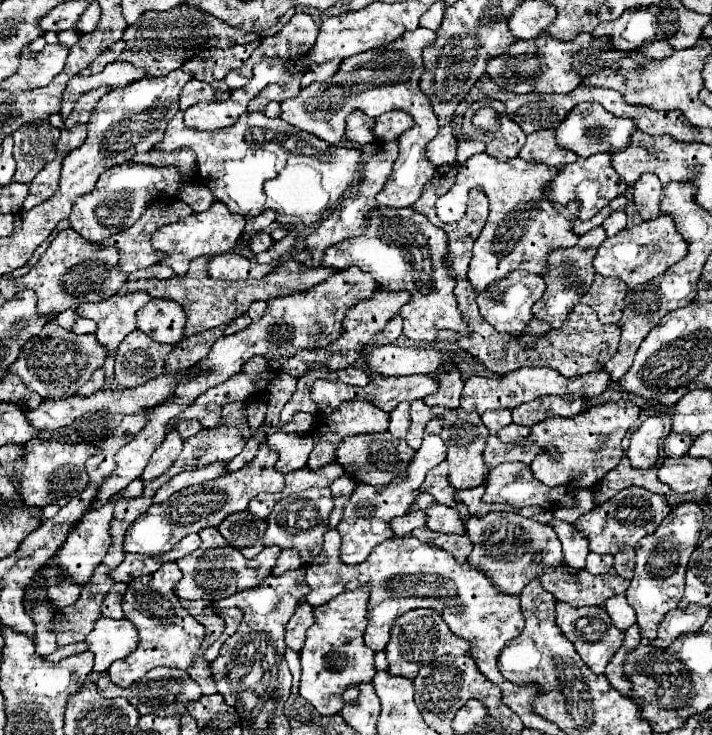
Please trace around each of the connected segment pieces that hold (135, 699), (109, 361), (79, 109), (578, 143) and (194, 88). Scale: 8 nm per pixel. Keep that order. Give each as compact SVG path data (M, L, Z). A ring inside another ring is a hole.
M156 667L150 673L146 673L140 683L134 683L126 689L128 693L128 701L140 709L142 715L154 713L158 717L180 717L186 713L186 705L194 699L198 699L202 695L200 685L196 681L190 679L190 675L186 671L180 669L170 669L170 667Z
M138 291L124 297L114 295L100 303L82 303L80 307L76 307L76 313L80 317L88 317L98 323L96 337L108 349L108 357L102 367L106 373L106 381L114 379L116 349L122 343L122 339L136 329L136 311L144 307L148 301L150 301L150 295L146 295L144 291Z
M102 87L102 89L94 89L94 91L84 93L84 95L76 101L76 107L74 107L74 111L70 113L70 117L64 119L64 129L74 129L76 125L88 123L88 117L90 117L90 113L92 113L92 109L96 107L98 99L100 99L106 91L110 91L110 89L104 89L104 87Z
M578 103L562 121L562 125L558 125L556 129L556 141L558 145L572 149L576 155L580 157L590 157L594 153L602 153L602 151L616 151L622 149L630 143L630 135L636 131L636 125L632 119L622 119L616 117L612 113L608 113L606 109L602 109L602 105L598 103Z
M188 81L188 85L180 93L180 109L186 111L198 101L216 101L216 89L200 81Z

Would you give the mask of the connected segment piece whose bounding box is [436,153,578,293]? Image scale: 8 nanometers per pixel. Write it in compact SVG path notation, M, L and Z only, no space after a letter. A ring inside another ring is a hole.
M480 153L462 165L454 187L437 200L436 213L444 223L457 222L465 215L470 187L480 187L490 201L490 217L478 241L474 241L474 257L468 269L468 281L476 293L482 293L516 269L544 275L548 271L548 255L554 249L572 247L578 243L578 235L570 229L570 221L578 215L578 203L558 205L542 195L542 189L556 175L556 171L556 167L524 161L520 157L498 161L486 153ZM504 239L516 241L504 251Z

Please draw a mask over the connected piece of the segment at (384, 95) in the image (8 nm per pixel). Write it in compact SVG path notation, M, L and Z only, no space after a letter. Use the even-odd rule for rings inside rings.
M418 27L414 33L412 31L410 33L404 33L404 37L400 37L392 45L386 45L386 49L380 47L380 49L366 51L362 55L348 57L344 61L344 75L342 75L342 77L346 77L346 81L336 81L338 75L334 75L334 79L330 79L328 85L326 85L326 81L324 83L312 83L308 87L304 87L298 97L288 99L288 101L282 103L282 115L280 117L286 123L294 125L296 129L308 131L308 133L312 133L312 135L316 135L316 137L320 137L320 139L324 139L324 141L328 141L332 145L340 143L342 129L344 129L344 119L354 109L366 111L366 115L370 115L370 117L378 117L378 115L382 115L386 111L404 111L404 113L410 113L414 117L414 127L398 137L398 151L400 151L400 155L394 161L394 169L392 169L392 175L390 175L386 187L378 193L378 199L376 199L378 201L378 207L412 207L420 199L420 193L422 193L426 181L434 175L436 165L430 165L430 161L426 161L426 145L438 133L438 121L434 117L434 111L430 109L430 99L418 87L420 75L424 73L422 49L428 47L434 39L436 39L436 33L434 31Z

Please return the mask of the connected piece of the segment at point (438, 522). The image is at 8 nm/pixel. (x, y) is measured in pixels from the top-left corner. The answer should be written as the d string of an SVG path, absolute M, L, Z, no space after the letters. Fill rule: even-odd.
M420 493L418 501L414 501L414 507L410 511L424 511L427 517L426 526L439 533L466 533L460 515L456 509L440 505L432 495Z

